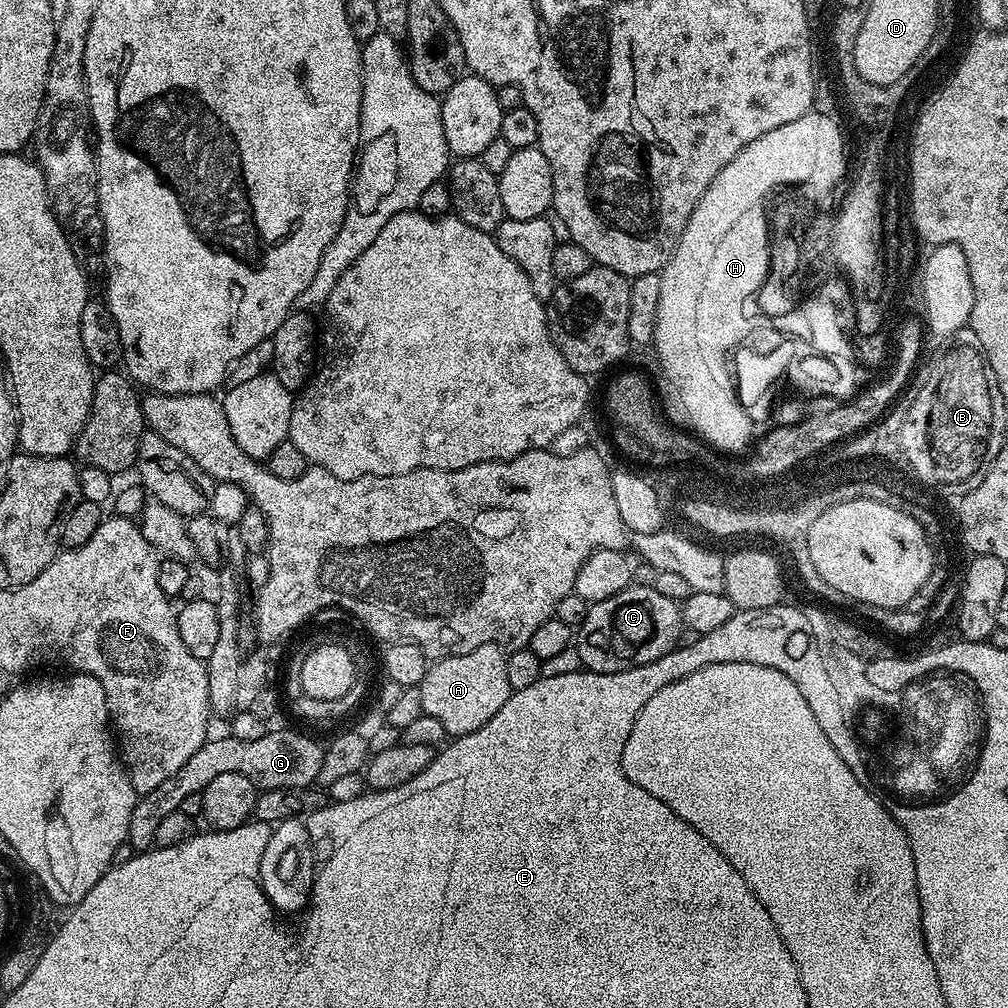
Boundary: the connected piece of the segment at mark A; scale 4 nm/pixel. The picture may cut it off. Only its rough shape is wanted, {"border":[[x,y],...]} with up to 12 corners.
{"border":[[495,644],[435,661],[424,715],[448,736],[490,722],[512,697]]}

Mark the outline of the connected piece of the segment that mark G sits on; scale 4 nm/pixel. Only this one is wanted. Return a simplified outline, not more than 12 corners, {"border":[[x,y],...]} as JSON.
{"border":[[296,732],[209,738],[130,814],[127,841],[158,826],[218,774],[257,789],[315,785],[324,748]]}

